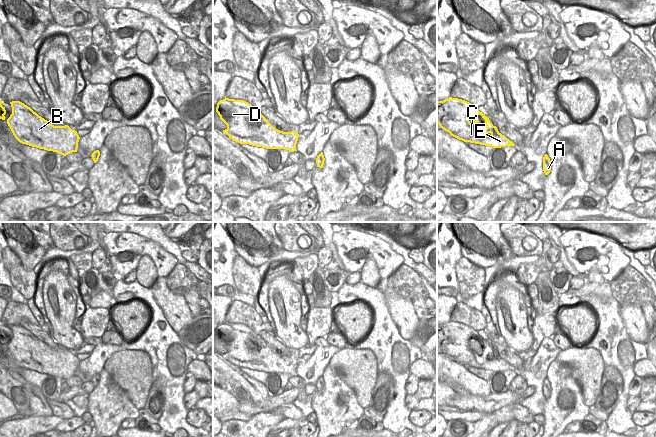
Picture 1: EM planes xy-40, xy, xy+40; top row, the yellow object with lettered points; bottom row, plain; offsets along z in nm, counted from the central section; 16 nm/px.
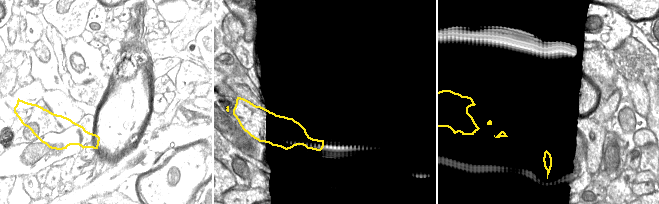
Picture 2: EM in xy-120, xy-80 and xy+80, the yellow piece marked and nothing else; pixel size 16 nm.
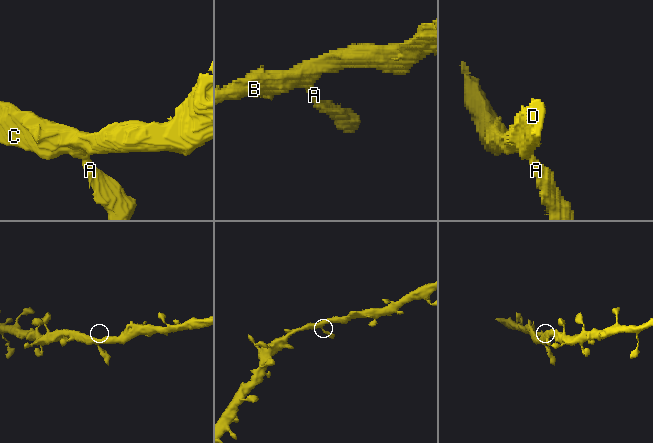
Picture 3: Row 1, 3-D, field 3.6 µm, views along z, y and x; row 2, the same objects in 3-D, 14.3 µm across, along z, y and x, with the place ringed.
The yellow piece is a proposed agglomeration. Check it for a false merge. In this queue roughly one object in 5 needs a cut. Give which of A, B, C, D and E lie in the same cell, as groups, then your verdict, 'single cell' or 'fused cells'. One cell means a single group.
A B C D E; single cell

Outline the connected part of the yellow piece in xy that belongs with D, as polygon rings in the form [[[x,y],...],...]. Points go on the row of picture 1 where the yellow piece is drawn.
[[[225,96],[217,103],[216,112],[227,125],[223,130],[235,142],[266,149],[296,151],[299,134],[274,128],[251,104]]]

